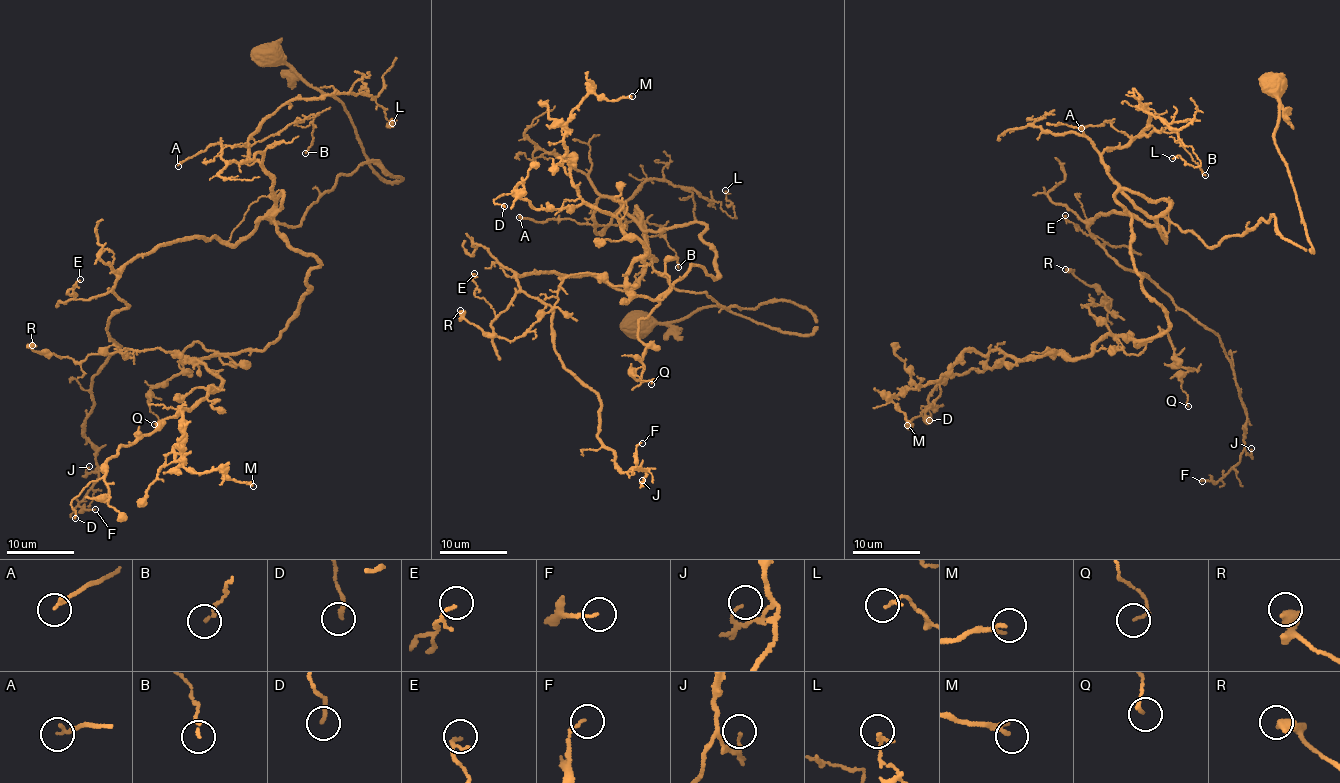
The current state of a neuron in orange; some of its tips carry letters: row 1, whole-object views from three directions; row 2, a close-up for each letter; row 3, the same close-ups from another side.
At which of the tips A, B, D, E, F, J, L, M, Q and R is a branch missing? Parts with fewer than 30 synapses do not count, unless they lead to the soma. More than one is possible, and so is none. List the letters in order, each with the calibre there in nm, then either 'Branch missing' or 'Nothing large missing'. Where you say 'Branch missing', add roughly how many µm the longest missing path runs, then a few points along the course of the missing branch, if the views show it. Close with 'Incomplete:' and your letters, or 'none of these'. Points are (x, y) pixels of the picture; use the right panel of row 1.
A: Thickness 140 nm. Nothing large missing
B: Thickness 100 nm. Nothing large missing
D: Thickness 180 nm. Nothing large missing
E: Thickness 100 nm. Nothing large missing
F: Thickness 120 nm. Nothing large missing
J: Thickness 110 nm. Nothing large missing
L: Thickness 140 nm. Nothing large missing
M: Thickness 220 nm. Nothing large missing
Q: Thickness 130 nm. Nothing large missing
R: Thickness 480 nm. Nothing large missing
Incomplete: none of these

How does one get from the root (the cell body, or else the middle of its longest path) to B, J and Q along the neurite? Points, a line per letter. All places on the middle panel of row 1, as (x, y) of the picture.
B: (636, 323), (815, 329), (679, 291), (596, 201), (678, 267)
J: (636, 323), (816, 320), (724, 308), (650, 258), (622, 291), (517, 276), (642, 480)
Q: (636, 323), (816, 320), (679, 291), (637, 206), (651, 233), (701, 223), (719, 272), (641, 319), (651, 384)

